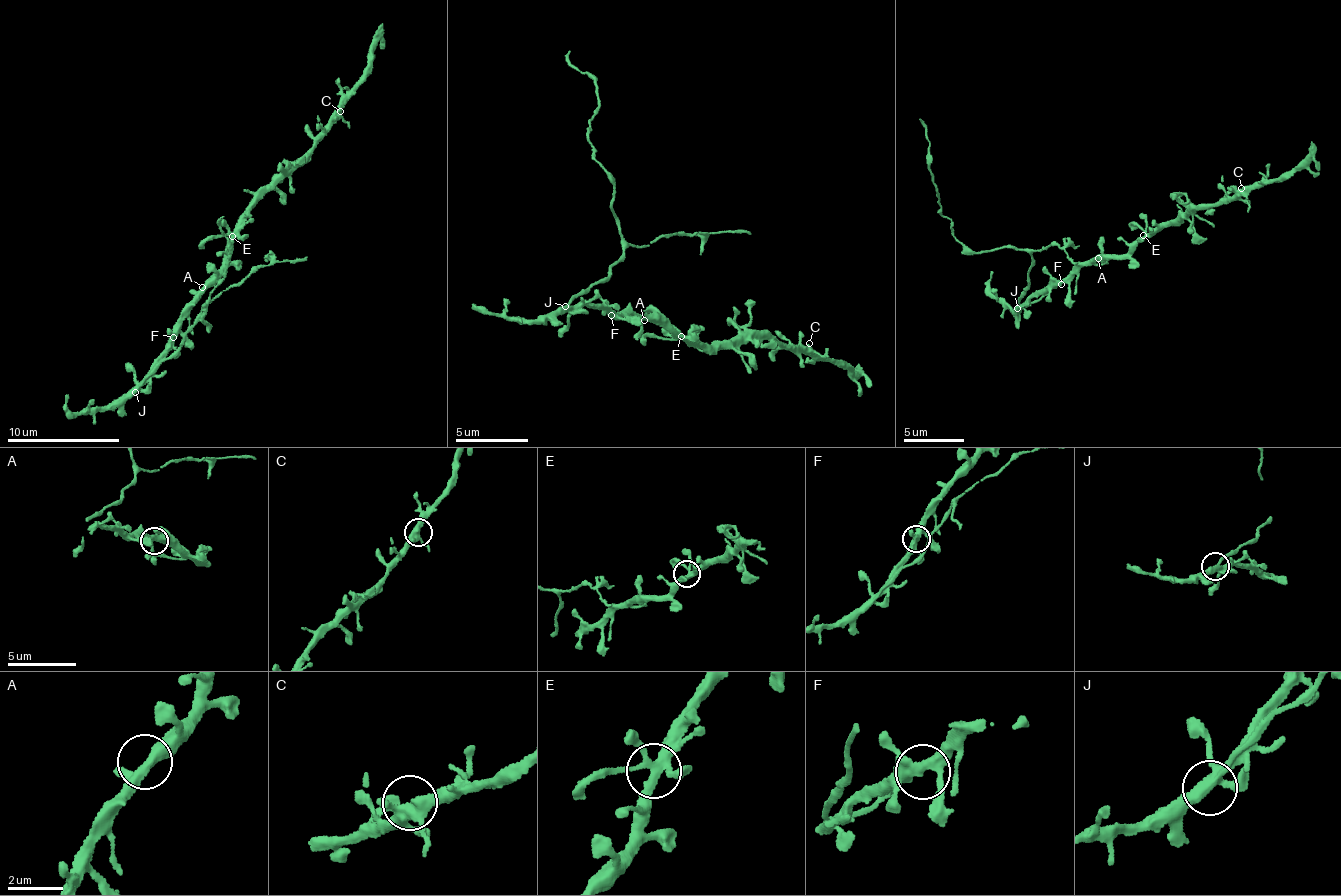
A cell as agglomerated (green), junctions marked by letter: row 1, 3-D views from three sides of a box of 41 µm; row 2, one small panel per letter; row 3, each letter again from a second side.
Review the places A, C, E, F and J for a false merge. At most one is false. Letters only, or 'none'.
J

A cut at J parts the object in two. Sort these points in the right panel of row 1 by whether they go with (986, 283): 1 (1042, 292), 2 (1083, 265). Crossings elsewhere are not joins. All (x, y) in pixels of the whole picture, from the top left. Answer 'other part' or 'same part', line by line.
1: same part
2: same part

